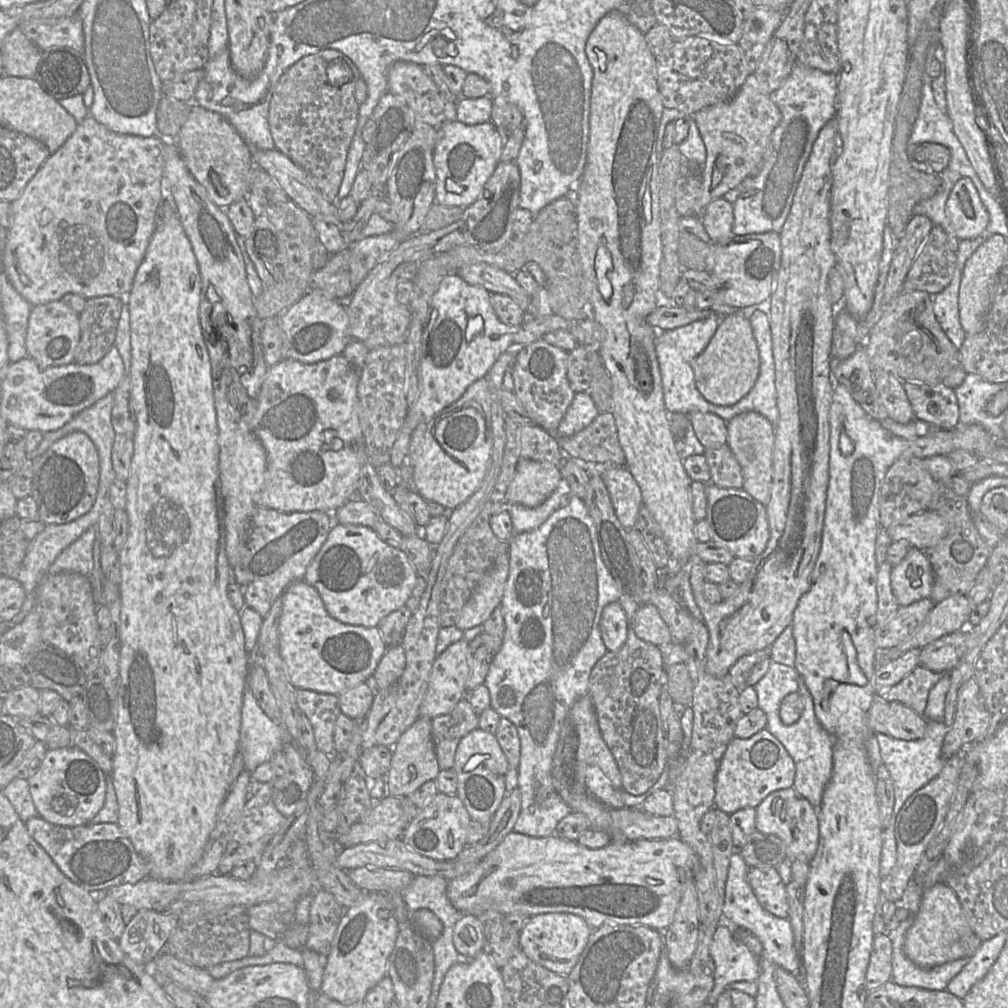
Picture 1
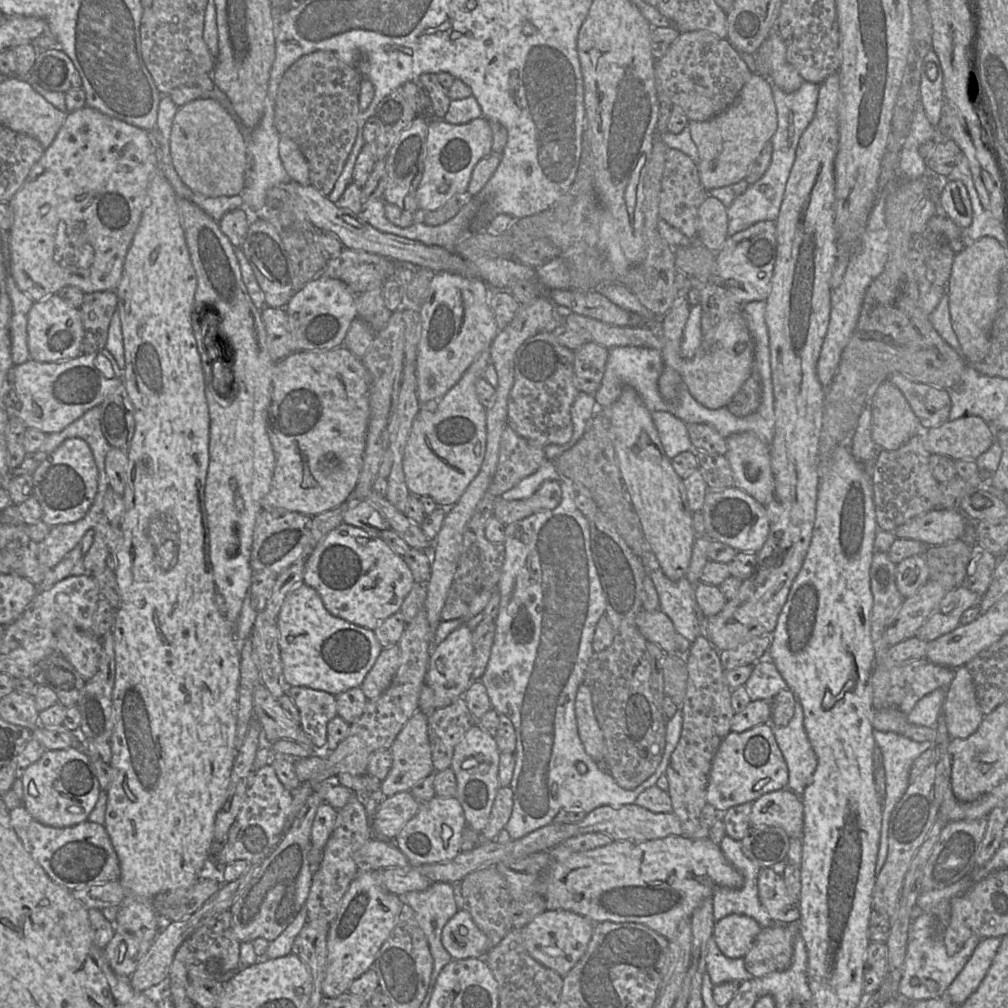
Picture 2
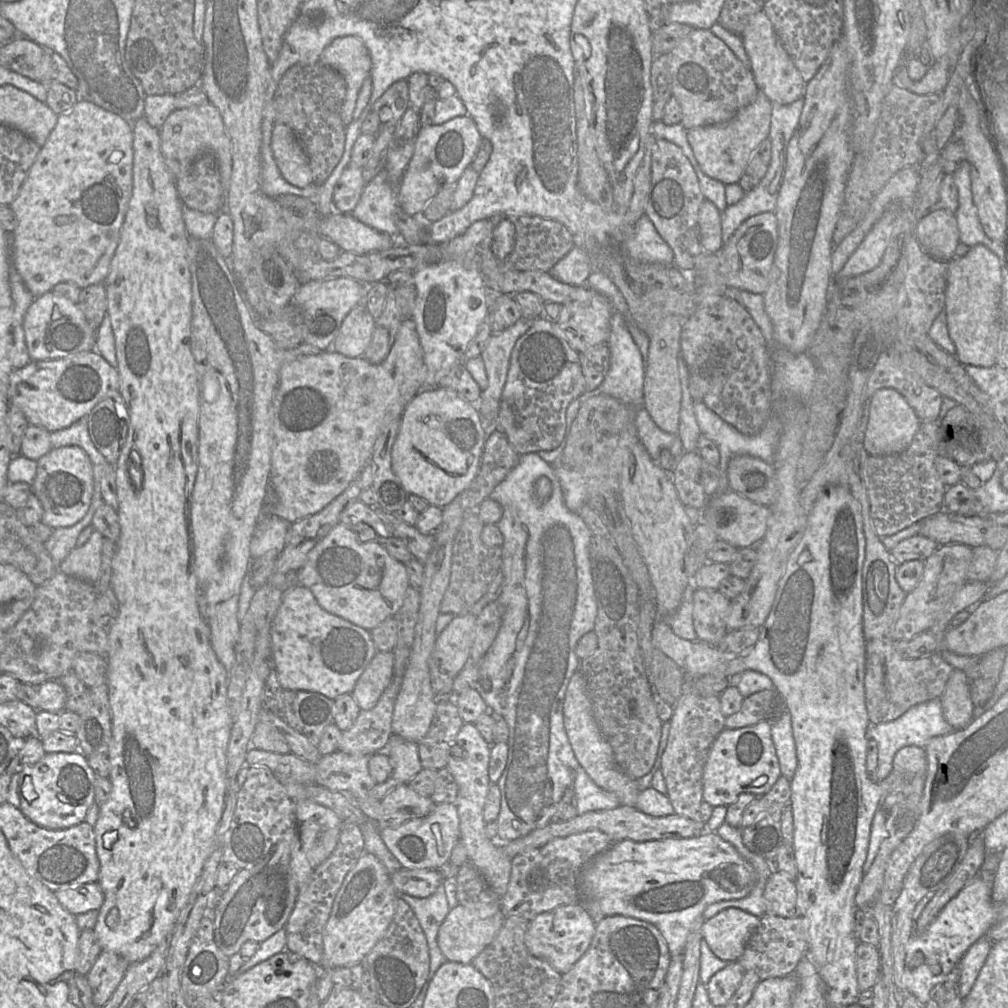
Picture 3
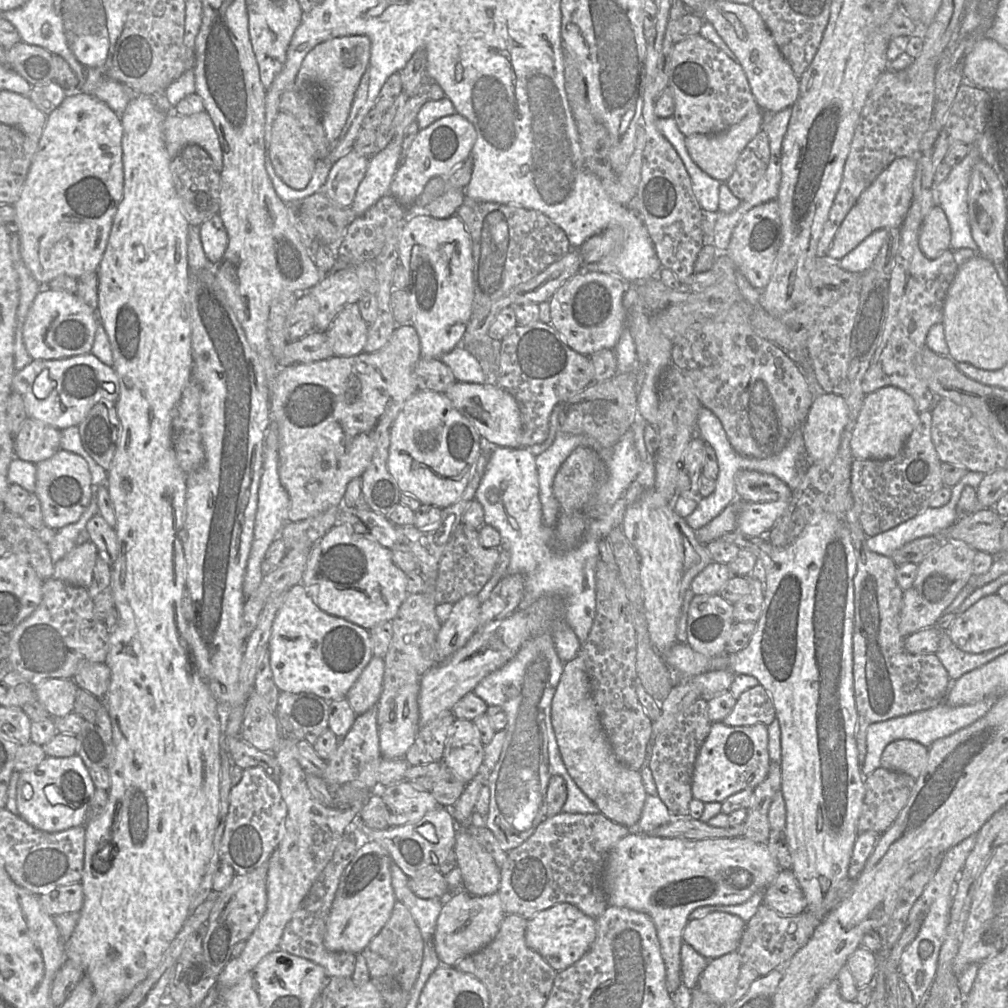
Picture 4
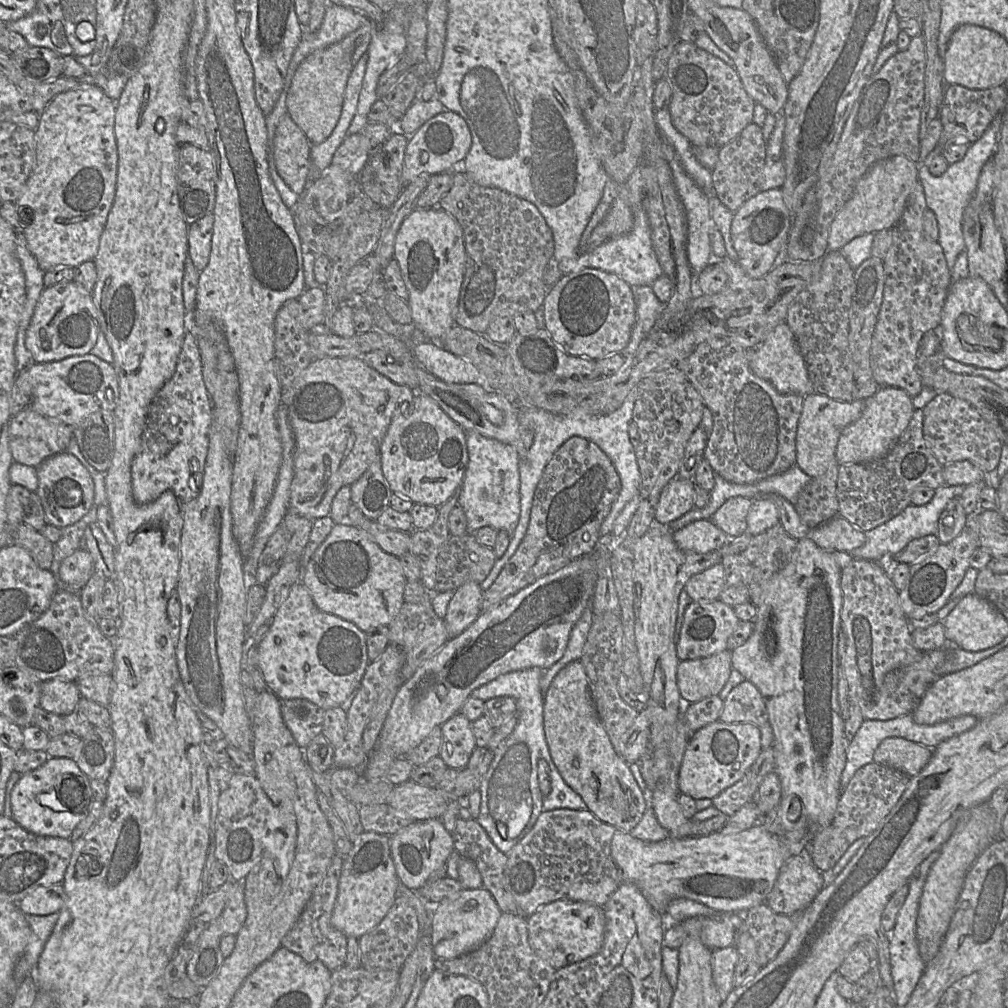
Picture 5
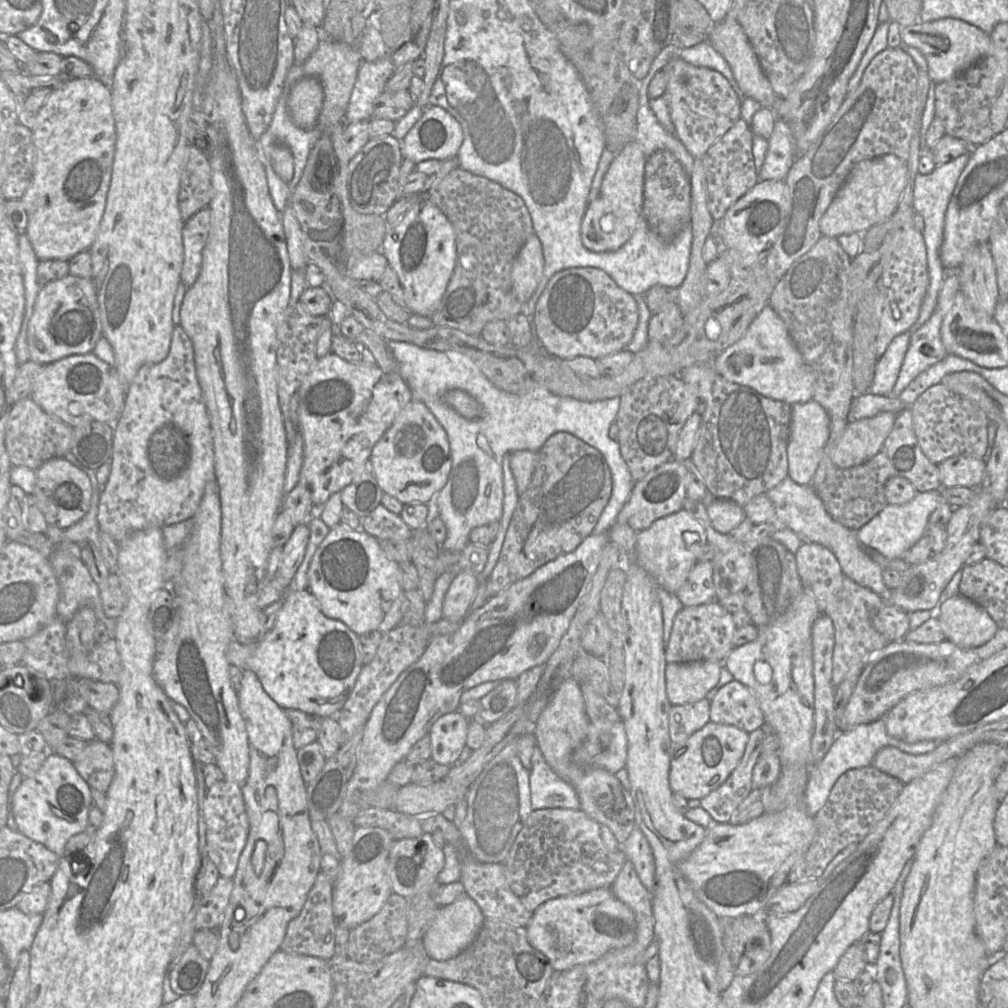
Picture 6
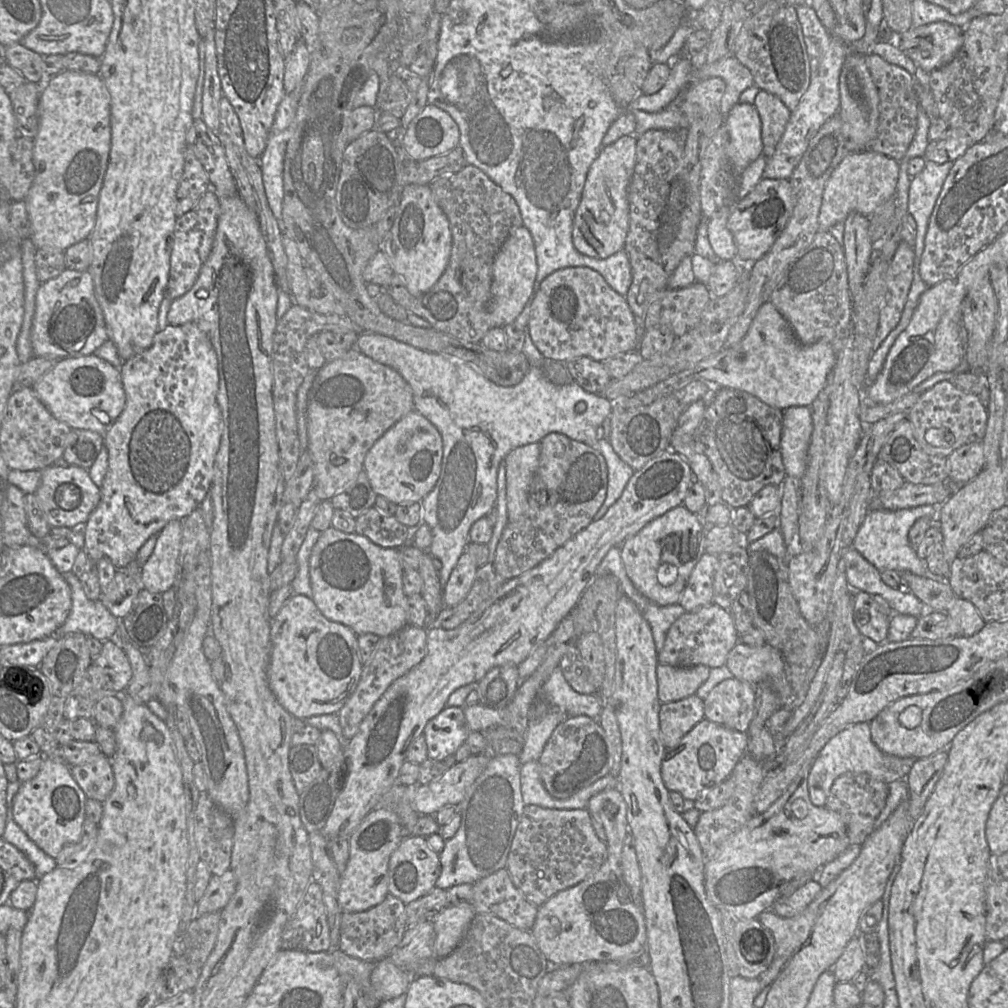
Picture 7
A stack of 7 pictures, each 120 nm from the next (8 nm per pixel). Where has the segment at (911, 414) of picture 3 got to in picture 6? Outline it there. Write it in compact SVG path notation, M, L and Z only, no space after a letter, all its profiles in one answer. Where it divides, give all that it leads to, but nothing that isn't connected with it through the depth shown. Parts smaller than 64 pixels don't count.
M882 412L850 421L831 450L834 465L842 469L855 467L877 454L893 428L896 416L893 412Z

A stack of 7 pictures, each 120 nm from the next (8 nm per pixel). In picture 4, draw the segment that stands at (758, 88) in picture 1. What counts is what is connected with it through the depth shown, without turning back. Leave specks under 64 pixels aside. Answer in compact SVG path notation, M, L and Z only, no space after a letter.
M763 111L749 113L739 123L717 134L695 134L686 137L687 150L699 168L712 178L725 183L733 174L736 162L746 145L763 129Z

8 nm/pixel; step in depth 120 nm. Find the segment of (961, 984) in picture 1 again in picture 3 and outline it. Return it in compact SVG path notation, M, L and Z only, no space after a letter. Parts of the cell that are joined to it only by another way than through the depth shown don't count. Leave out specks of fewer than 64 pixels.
M983 937L975 942L965 953L960 966L960 996L964 999L970 993L992 948L992 941Z

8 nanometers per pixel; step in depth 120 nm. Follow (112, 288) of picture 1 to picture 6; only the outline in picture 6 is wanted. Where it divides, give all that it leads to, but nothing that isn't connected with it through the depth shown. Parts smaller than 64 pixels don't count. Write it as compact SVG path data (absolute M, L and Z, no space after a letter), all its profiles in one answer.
M94 76L72 78L49 95L31 130L35 165L31 183L20 199L28 217L25 234L39 261L69 261L76 254L90 249L105 210L116 142L110 88Z

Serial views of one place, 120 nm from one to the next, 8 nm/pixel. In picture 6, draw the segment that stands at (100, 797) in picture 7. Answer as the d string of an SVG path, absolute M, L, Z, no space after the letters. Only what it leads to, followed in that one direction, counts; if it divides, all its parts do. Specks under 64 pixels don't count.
M96 738L89 741L73 765L90 788L108 791L115 774L111 744Z

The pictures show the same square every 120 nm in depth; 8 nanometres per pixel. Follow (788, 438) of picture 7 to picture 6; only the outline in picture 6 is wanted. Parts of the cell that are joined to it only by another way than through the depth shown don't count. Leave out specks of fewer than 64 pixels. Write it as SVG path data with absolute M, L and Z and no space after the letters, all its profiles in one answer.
M814 399L792 405L790 435L787 446L788 477L800 485L810 485L829 439L830 419Z

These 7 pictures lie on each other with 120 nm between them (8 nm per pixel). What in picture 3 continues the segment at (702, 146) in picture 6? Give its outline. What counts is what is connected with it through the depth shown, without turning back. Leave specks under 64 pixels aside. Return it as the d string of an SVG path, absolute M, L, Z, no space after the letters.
M694 29L670 53L671 93L681 107L686 130L730 121L757 96L759 88L752 71L709 29Z

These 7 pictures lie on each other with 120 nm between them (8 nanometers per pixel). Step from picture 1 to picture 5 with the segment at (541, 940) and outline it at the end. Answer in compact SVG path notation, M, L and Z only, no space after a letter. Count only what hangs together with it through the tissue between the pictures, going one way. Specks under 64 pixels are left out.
M571 900L548 903L527 918L530 947L534 953L558 970L599 952L605 932L603 906Z

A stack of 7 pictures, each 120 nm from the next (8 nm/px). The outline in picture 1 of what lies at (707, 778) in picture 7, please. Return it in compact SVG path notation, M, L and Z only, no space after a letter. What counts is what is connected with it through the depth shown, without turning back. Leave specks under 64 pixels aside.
M766 728L747 739L734 736L721 758L716 773L714 807L728 815L740 809L756 808L772 792L792 787L795 771L795 763L785 747Z

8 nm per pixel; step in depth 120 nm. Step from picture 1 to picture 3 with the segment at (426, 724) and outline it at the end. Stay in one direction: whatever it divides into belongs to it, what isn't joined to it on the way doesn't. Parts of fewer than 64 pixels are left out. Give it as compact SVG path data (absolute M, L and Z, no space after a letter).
M392 733L385 752L390 757L393 771L386 781L377 783L368 793L369 797L378 800L382 800L395 787L409 784L423 768L416 742Z

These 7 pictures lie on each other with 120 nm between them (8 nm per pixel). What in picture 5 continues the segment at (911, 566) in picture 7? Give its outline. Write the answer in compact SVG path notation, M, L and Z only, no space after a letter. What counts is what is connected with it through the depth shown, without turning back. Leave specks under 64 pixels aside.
M944 484L935 489L933 498L927 504L910 505L891 520L864 532L865 543L851 552L852 557L887 565L887 562L902 551L910 541L927 535L936 535L938 520L944 508L951 499L958 497L965 488L966 486L963 485L949 486Z

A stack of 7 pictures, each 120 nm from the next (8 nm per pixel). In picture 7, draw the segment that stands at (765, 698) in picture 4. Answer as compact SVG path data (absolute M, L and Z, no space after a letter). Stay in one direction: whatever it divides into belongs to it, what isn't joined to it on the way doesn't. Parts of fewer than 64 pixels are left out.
M735 677L717 684L703 700L704 718L747 733L755 715L755 687Z

